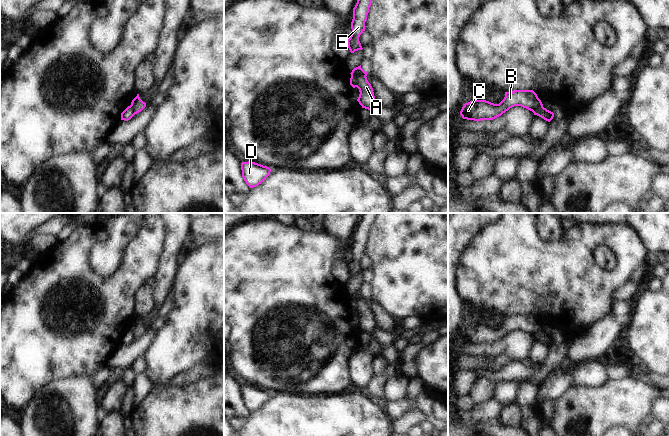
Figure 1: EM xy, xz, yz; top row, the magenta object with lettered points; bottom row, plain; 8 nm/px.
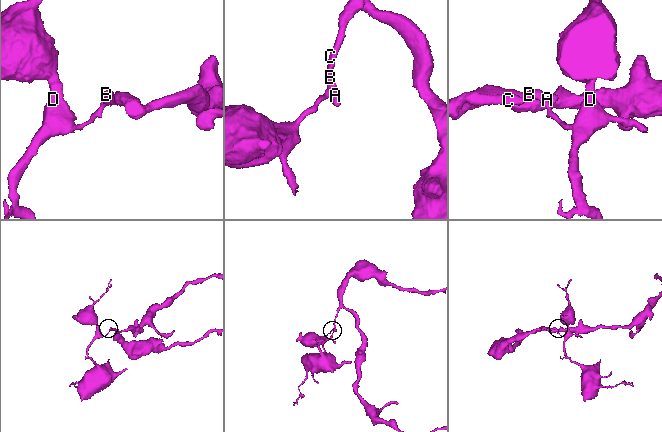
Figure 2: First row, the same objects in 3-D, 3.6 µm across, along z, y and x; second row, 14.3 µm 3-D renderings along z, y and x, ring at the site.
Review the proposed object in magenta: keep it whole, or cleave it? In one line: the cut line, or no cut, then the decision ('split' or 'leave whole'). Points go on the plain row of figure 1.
xz (351, 298), (355, 302), (357, 310) | split

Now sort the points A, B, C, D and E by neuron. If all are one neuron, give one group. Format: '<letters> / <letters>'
A B C E / D

